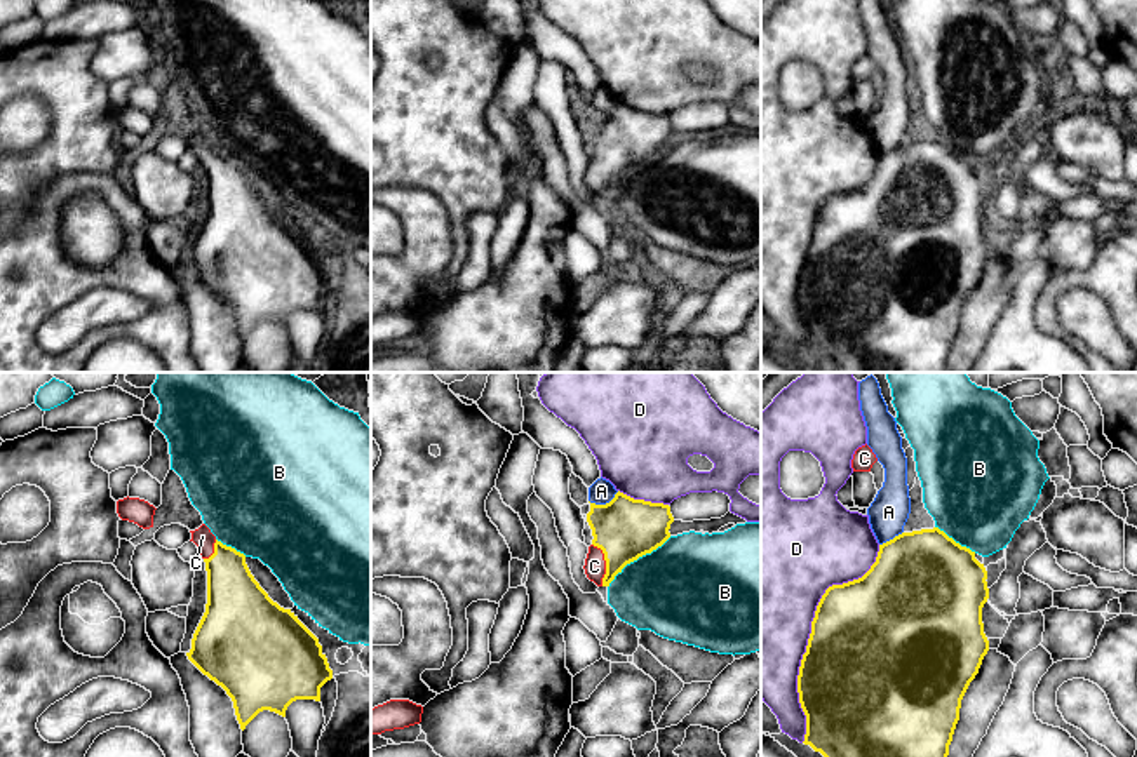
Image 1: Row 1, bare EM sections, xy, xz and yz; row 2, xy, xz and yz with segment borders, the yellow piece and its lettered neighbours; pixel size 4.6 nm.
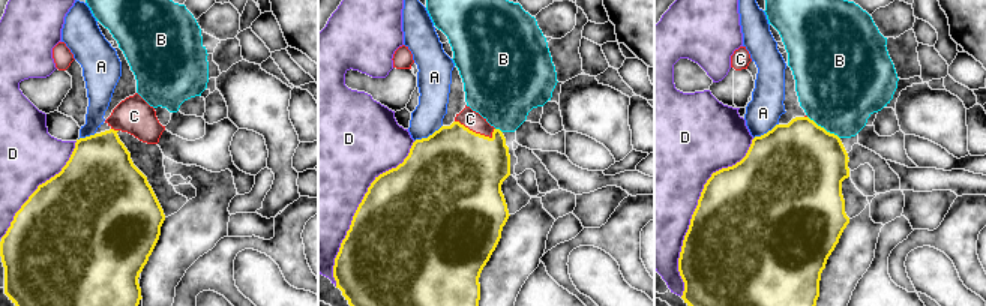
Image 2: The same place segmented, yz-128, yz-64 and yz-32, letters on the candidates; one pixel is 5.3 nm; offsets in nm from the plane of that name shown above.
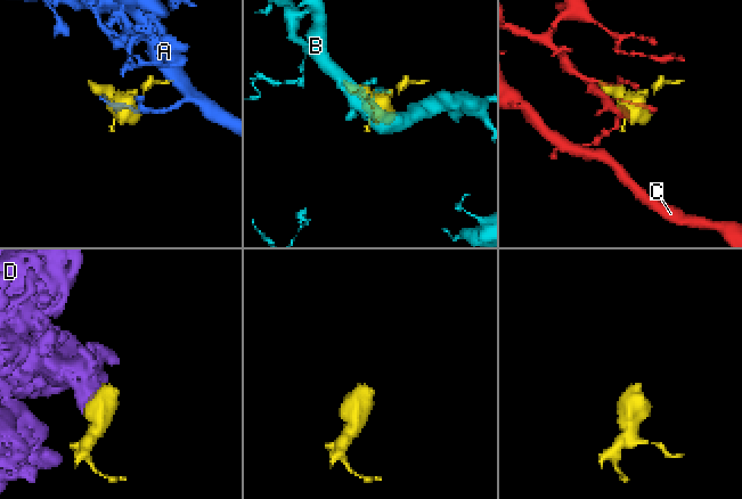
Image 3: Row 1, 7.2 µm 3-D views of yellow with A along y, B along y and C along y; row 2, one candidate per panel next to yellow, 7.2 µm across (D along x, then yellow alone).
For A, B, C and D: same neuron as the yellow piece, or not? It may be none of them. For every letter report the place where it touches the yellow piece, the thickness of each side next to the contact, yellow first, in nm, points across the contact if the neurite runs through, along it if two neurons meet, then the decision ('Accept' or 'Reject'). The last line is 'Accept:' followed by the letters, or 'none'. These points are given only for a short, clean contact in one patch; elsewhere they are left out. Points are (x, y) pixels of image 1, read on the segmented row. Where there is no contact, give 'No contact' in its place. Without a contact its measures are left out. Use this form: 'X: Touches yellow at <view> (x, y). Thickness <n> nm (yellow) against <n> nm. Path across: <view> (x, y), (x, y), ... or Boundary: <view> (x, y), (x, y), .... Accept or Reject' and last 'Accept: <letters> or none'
A: Touches yellow at xz (603, 505). Thickness 280 nm (yellow) against 110 nm. Boundary: xz (618, 491), (605, 503), (589, 502). Reject
B: Touches yellow at xz (638, 557). Thickness 280 nm (yellow) against 440 nm. Boundary: xz (671, 536), (631, 561), (608, 587). Reject
C: Touches yellow at xz (606, 564). Thickness 280 nm (yellow) against 100 nm. Path across: xz (625, 529), (608, 554), (606, 564), (594, 566). Accept
D: Touches yellow at yz (810, 634). Thickness 500 nm (yellow) against 480 nm. Reject
Accept: C

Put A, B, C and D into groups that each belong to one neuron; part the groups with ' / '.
A / B / C / D

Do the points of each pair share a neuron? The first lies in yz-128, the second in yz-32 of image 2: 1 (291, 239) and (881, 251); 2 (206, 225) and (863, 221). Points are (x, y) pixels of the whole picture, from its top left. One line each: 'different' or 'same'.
1: different
2: same

